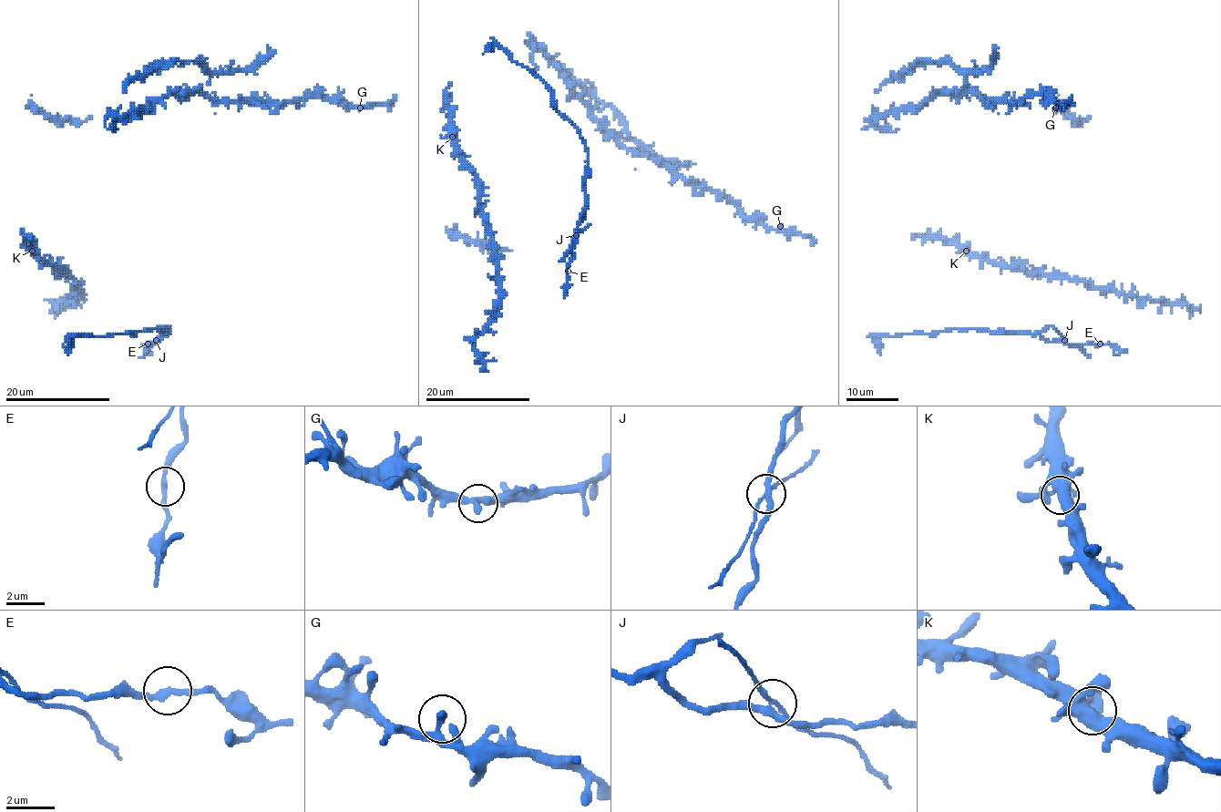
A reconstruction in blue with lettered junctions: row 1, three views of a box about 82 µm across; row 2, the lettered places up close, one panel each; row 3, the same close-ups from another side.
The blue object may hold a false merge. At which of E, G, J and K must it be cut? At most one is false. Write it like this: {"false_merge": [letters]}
{"false_merge": ["J"]}

